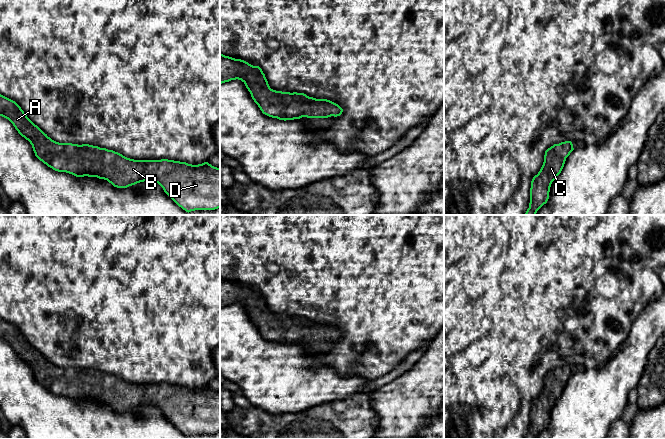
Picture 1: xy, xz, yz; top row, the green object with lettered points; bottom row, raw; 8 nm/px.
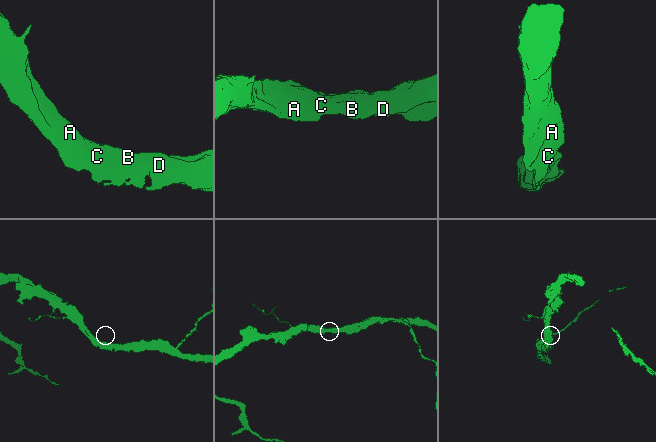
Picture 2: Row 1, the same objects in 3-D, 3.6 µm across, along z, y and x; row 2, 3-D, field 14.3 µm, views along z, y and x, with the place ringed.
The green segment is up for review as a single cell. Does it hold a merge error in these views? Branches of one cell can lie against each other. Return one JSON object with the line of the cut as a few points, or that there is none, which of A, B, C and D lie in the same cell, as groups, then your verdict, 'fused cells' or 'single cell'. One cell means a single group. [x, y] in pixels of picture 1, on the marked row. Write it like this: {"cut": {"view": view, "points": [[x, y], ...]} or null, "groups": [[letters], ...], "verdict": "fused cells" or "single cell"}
{"cut": null, "groups": [["A", "B", "C", "D"]], "verdict": "single cell"}

